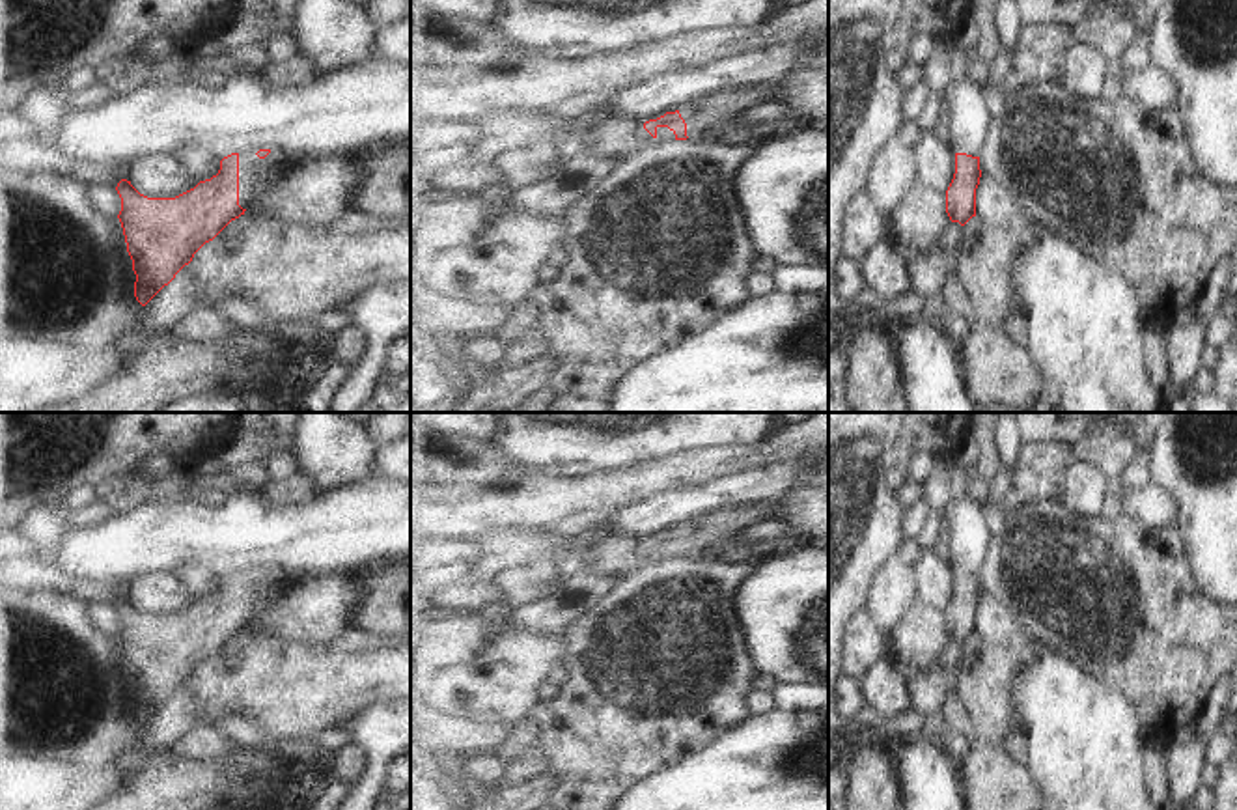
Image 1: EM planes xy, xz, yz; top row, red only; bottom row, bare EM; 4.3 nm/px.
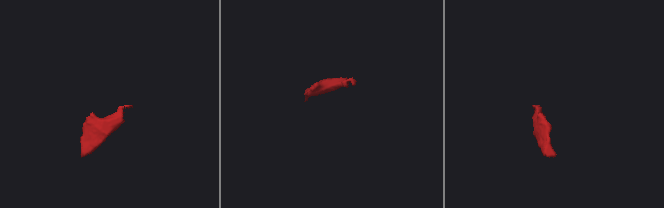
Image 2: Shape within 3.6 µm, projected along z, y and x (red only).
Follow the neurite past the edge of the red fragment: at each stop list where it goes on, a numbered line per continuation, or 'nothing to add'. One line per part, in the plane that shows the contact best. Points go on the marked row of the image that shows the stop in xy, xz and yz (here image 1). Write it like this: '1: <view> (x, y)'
1: xy (256, 174)

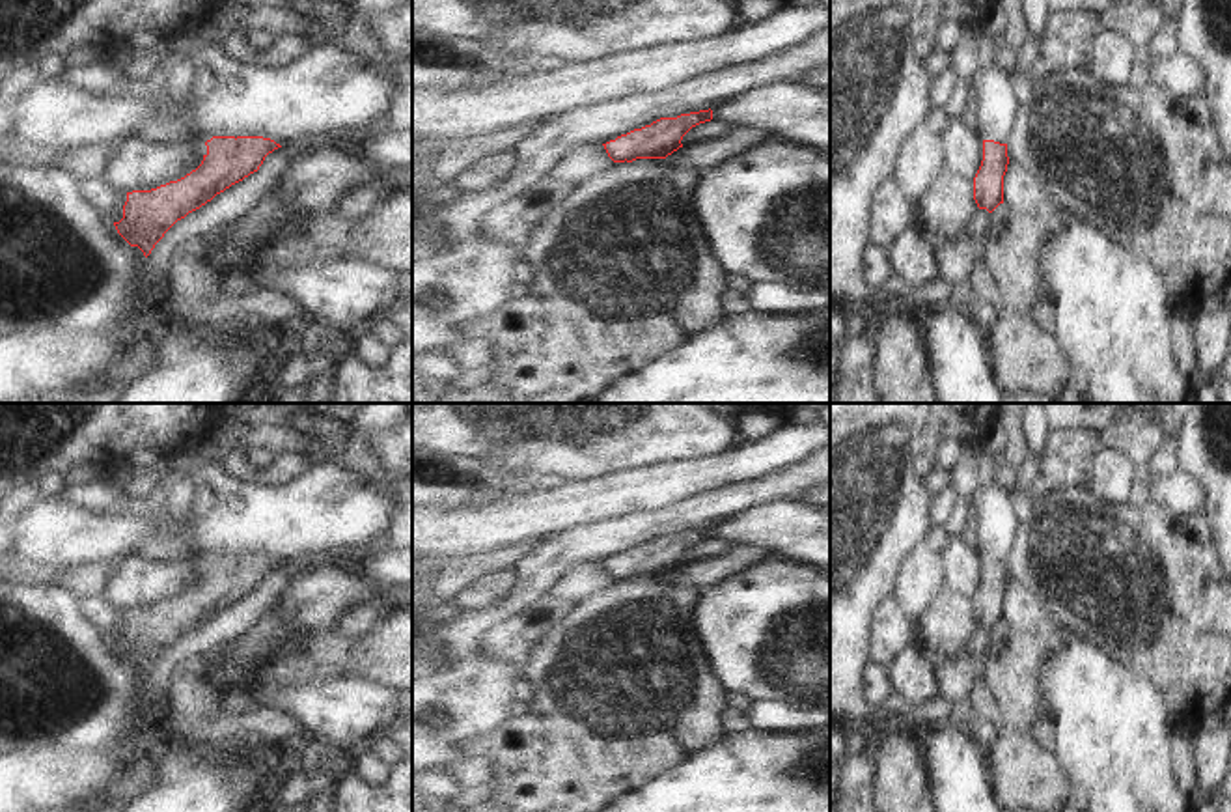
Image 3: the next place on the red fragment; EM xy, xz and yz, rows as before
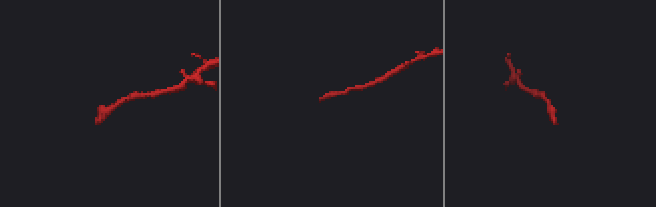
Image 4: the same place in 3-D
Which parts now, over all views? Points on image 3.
nothing to add

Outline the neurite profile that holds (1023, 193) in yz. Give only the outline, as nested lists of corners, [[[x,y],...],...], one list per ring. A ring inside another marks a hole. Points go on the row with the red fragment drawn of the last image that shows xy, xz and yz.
[[[1018,162],[1007,164],[1003,175],[1003,203],[1046,226],[1052,237],[1067,231],[1078,220],[1044,190],[1033,172]]]

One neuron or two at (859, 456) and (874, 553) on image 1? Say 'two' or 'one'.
one

